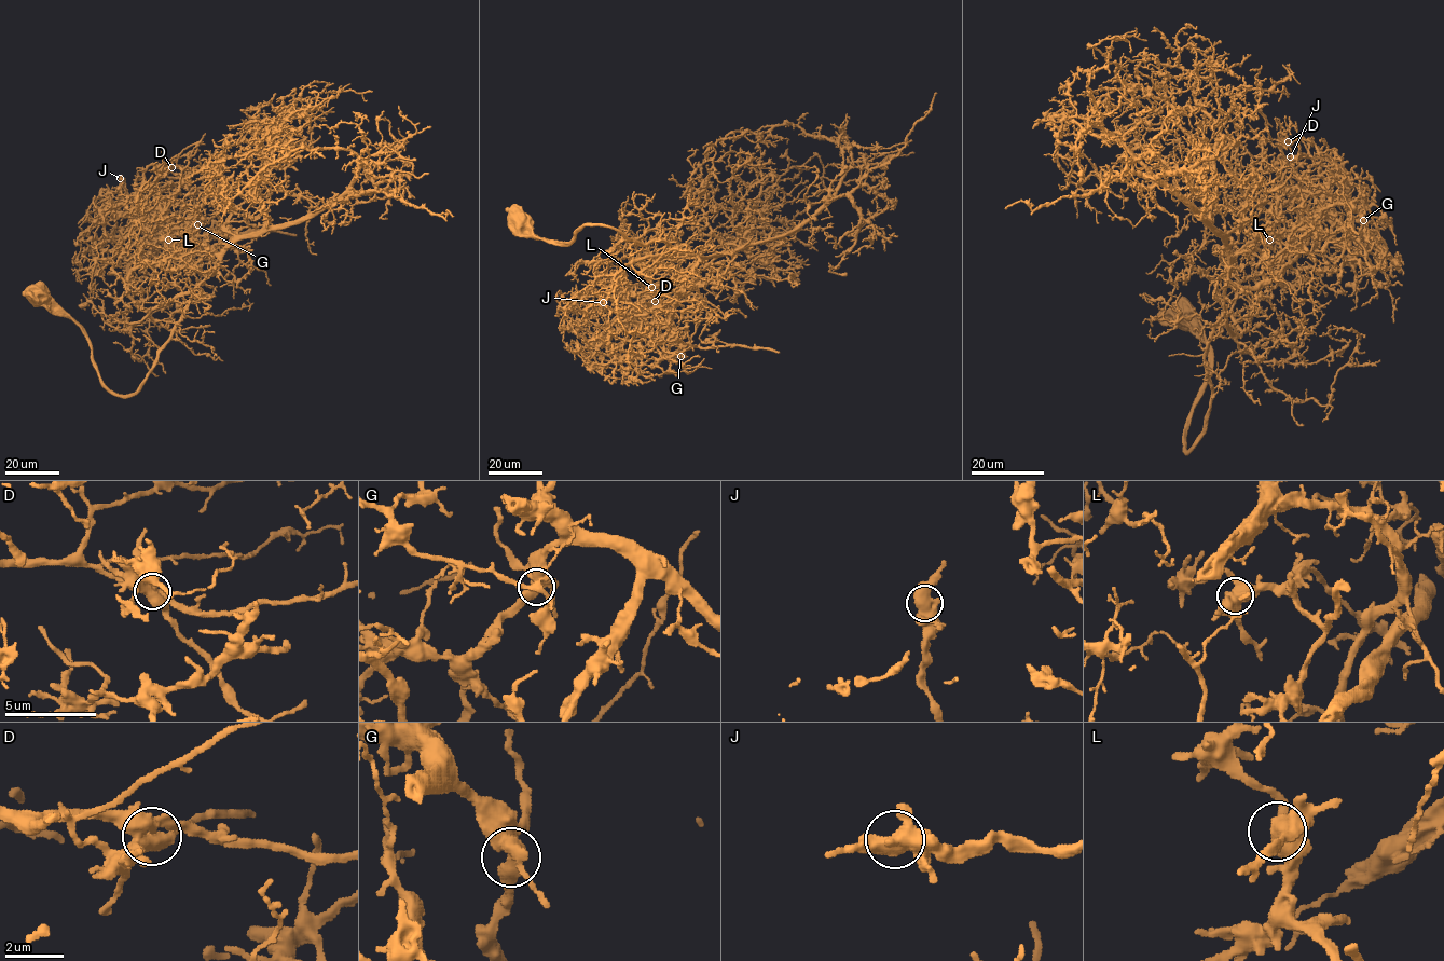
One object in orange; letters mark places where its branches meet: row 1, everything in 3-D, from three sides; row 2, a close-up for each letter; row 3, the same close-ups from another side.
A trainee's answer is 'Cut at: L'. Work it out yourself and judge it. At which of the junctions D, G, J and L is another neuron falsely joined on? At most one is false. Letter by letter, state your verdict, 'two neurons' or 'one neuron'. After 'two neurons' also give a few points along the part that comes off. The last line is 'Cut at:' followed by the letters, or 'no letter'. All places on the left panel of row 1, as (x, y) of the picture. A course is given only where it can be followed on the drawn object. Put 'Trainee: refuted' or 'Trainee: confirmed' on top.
Trainee: refuted
D: one neuron
G: one neuron
J: one neuron
L: one neuron
Cut at: no letter

